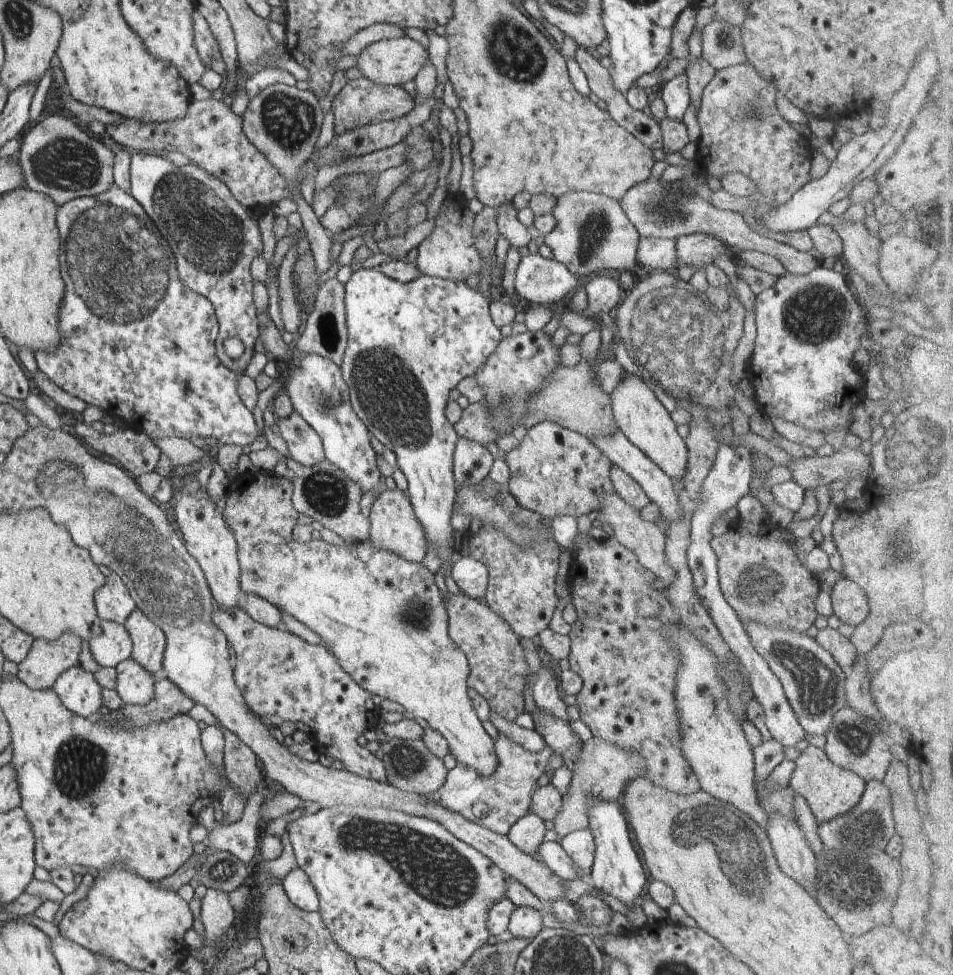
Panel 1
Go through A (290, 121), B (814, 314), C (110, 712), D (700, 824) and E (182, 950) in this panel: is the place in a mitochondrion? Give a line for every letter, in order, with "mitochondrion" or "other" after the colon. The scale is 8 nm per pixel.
A: mitochondrion
B: mitochondrion
C: other
D: mitochondrion
E: other

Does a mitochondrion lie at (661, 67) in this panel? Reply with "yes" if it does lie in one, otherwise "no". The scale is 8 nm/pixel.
no

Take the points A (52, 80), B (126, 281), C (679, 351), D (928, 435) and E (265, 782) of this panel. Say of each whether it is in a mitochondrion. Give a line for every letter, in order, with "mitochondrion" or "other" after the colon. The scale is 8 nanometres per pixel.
A: other
B: mitochondrion
C: mitochondrion
D: mitochondrion
E: other

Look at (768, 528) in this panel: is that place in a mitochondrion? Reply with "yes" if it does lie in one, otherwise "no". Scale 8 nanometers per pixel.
no

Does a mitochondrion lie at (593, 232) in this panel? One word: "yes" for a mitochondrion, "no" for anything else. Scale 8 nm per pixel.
yes

